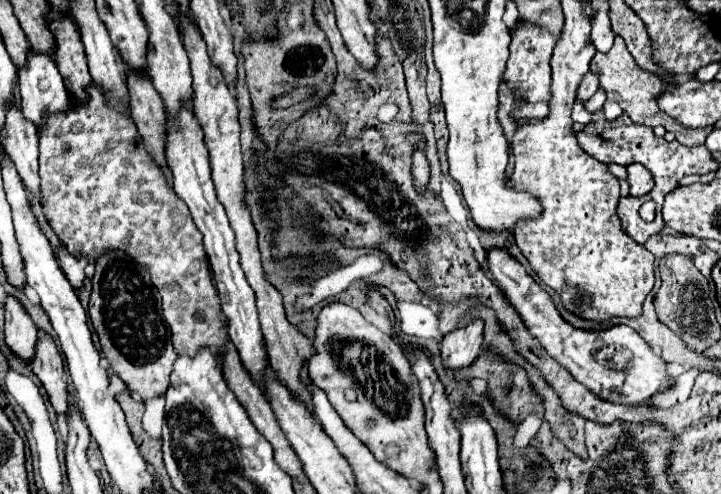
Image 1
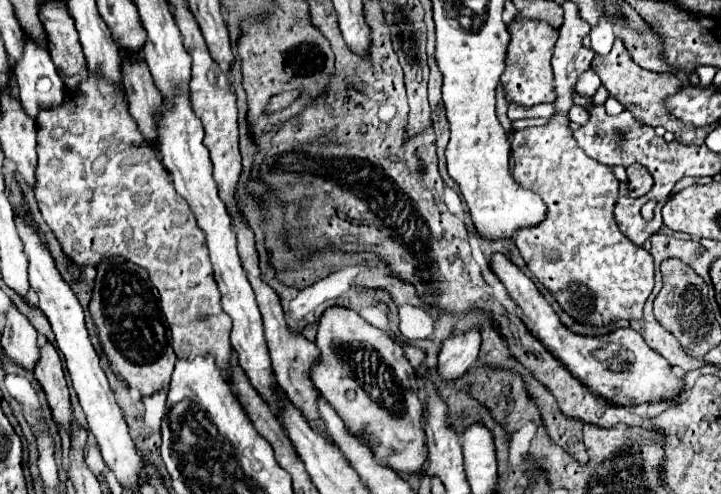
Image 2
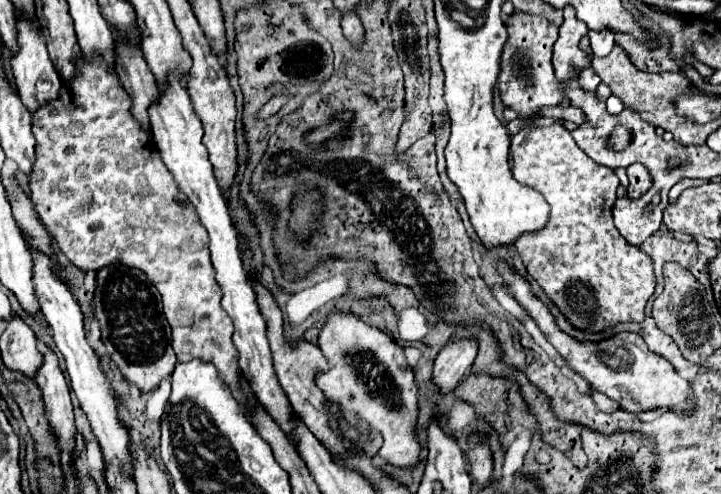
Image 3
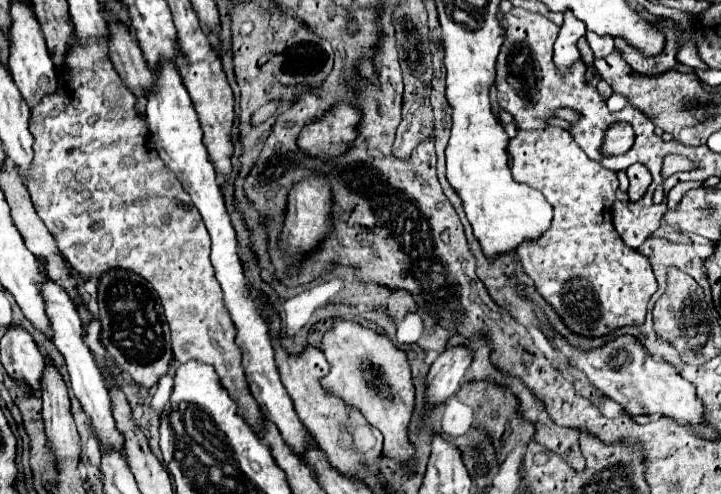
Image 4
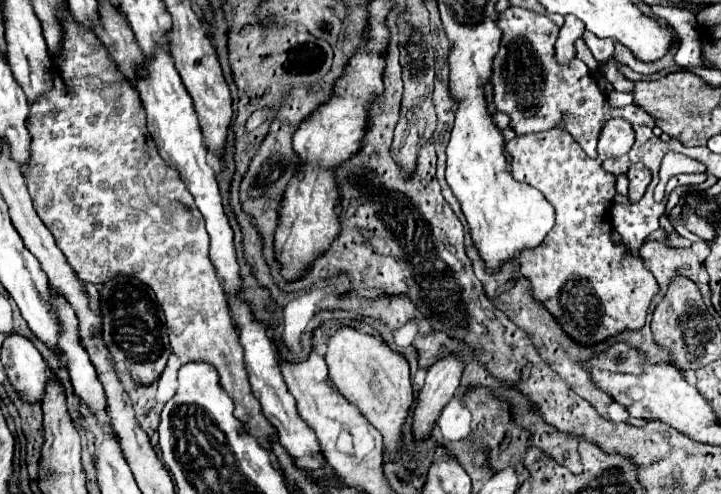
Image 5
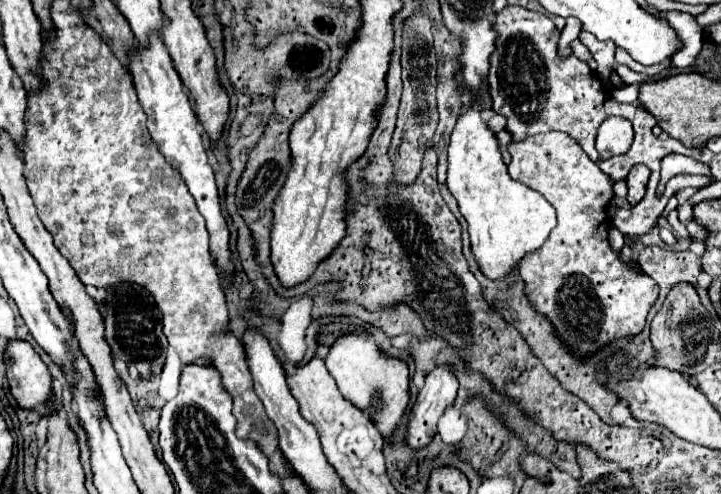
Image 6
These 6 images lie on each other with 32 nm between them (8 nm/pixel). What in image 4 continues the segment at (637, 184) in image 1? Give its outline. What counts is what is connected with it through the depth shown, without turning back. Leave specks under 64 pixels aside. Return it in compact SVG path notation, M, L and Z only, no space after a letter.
M632 164L628 170L626 170L628 178L630 178L630 188L628 188L628 196L632 202L640 200L644 196L644 192L648 190L650 182L652 182L652 176L650 172L642 166L642 164Z

